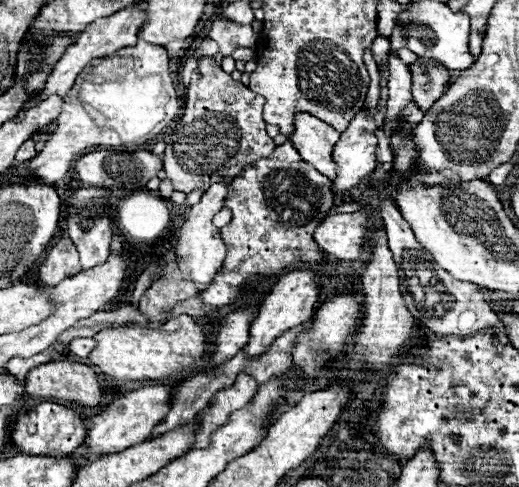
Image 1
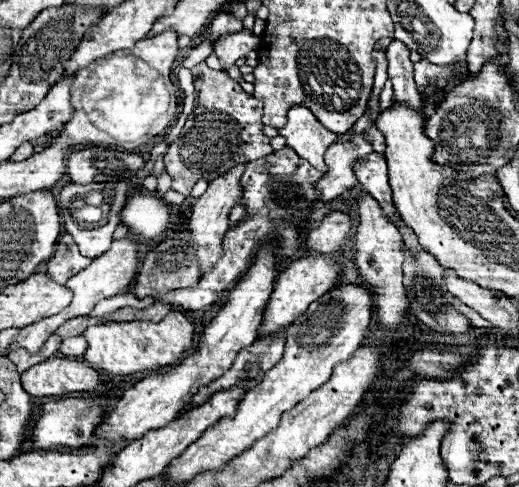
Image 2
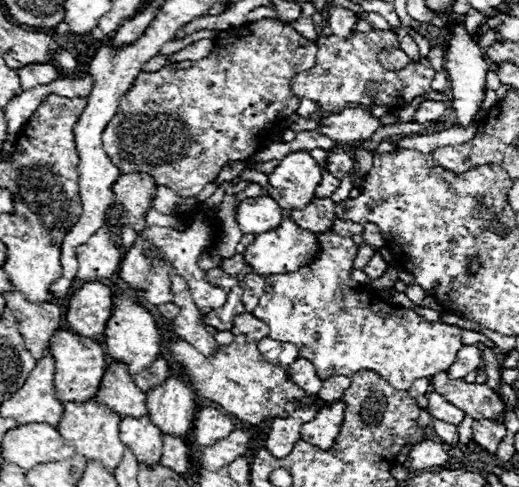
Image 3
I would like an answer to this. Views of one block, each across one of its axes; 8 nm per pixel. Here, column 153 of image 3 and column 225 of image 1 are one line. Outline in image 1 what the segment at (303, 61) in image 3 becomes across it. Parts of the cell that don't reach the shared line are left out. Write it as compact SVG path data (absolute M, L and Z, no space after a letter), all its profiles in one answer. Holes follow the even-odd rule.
M200 58L198 68L192 72L188 86L186 112L174 132L172 142L162 156L164 170L172 180L174 190L190 192L194 188L206 190L222 178L236 178L248 164L268 158L276 144L266 134L262 118L264 98L254 94L242 82L232 80L212 58Z

